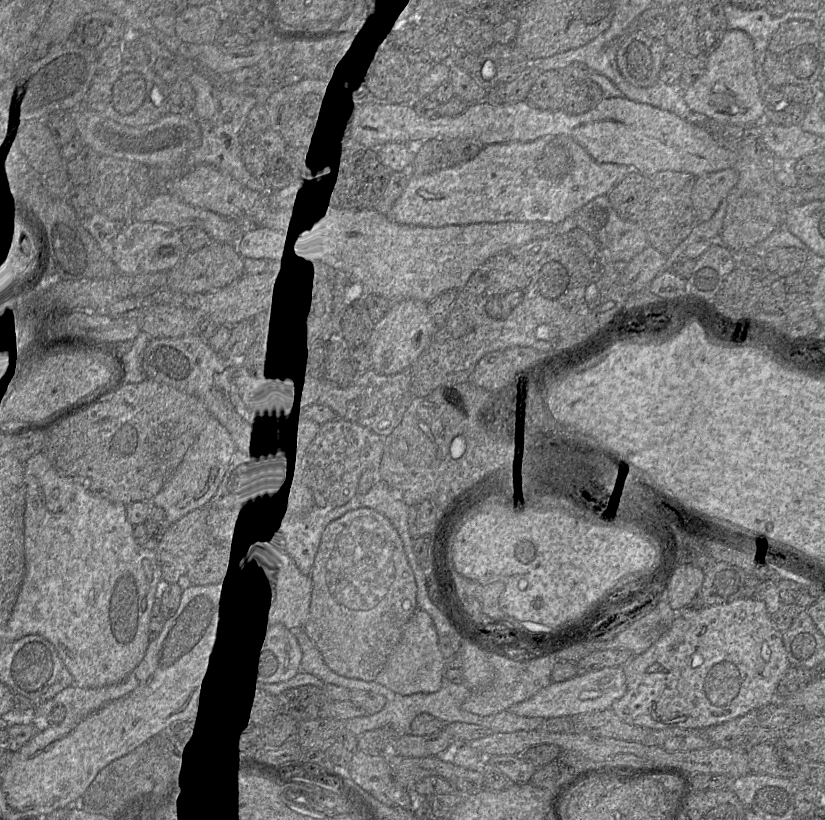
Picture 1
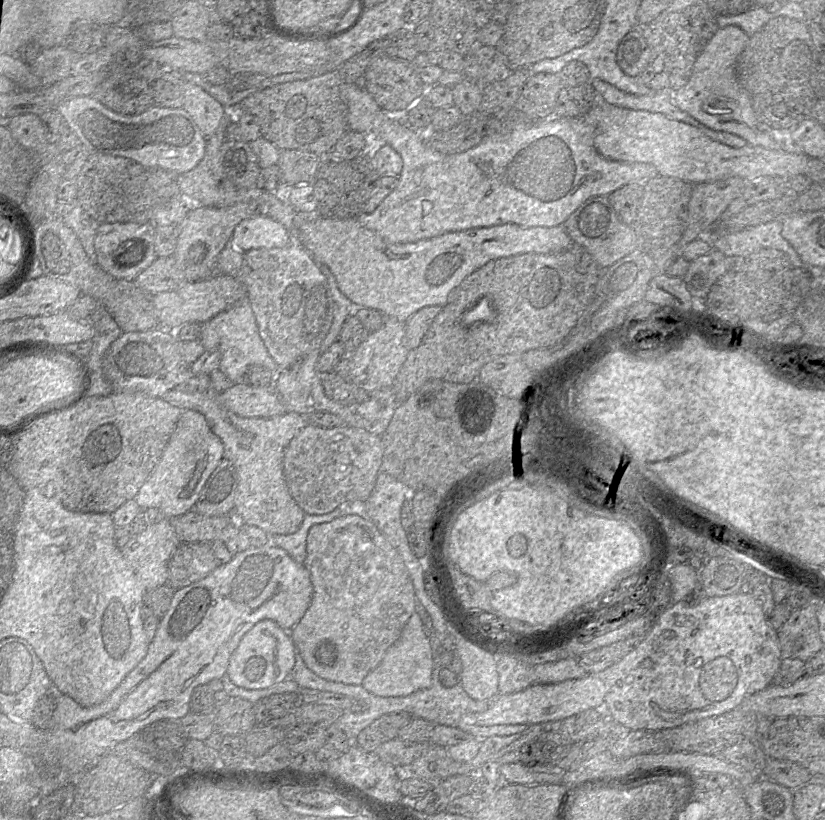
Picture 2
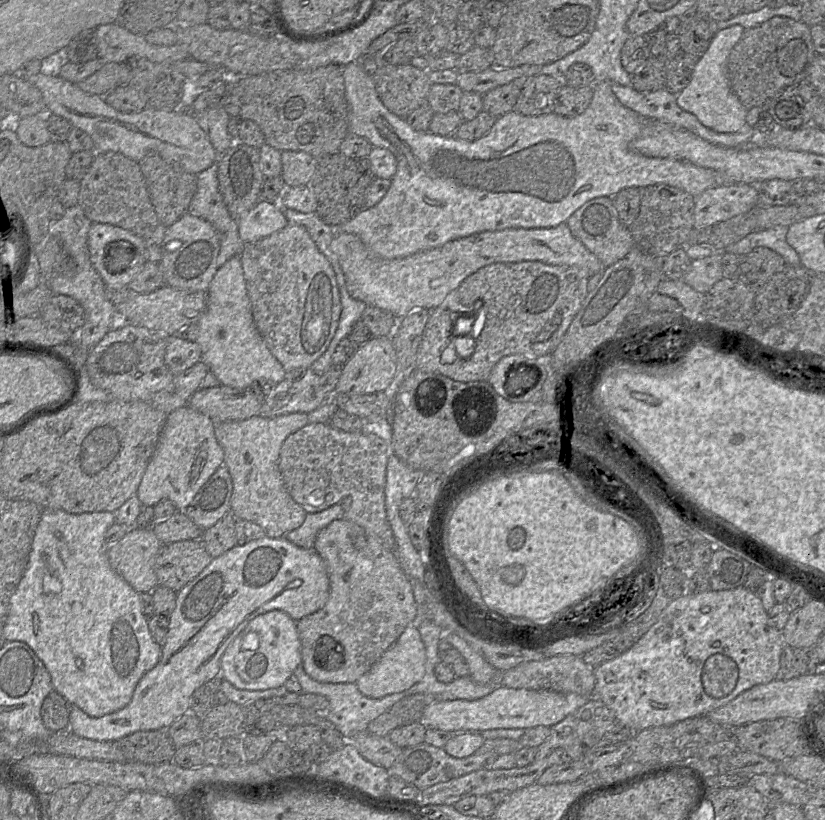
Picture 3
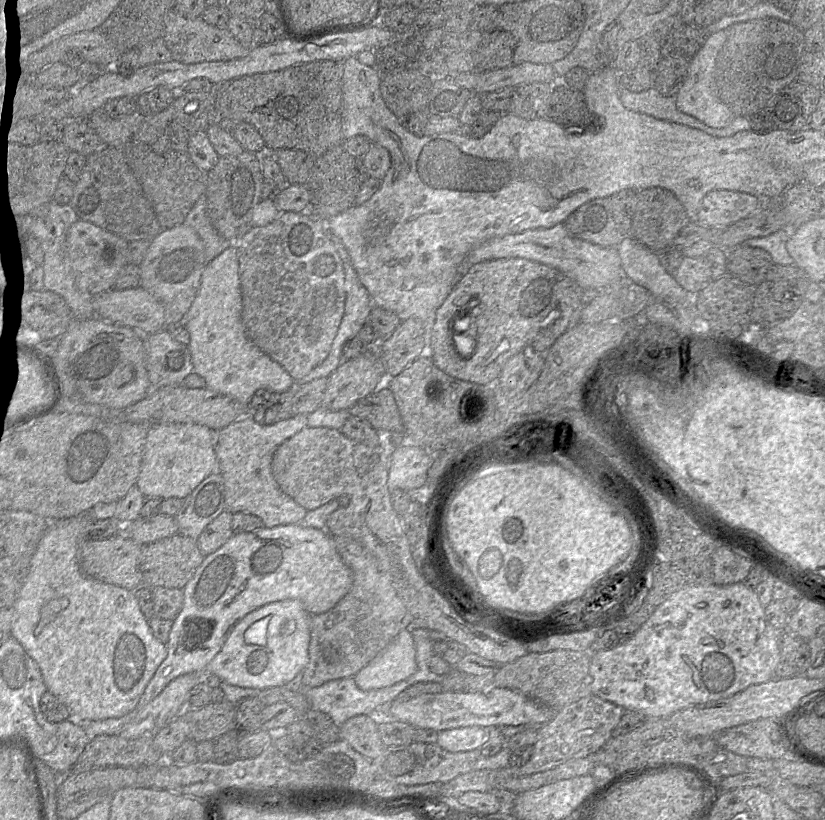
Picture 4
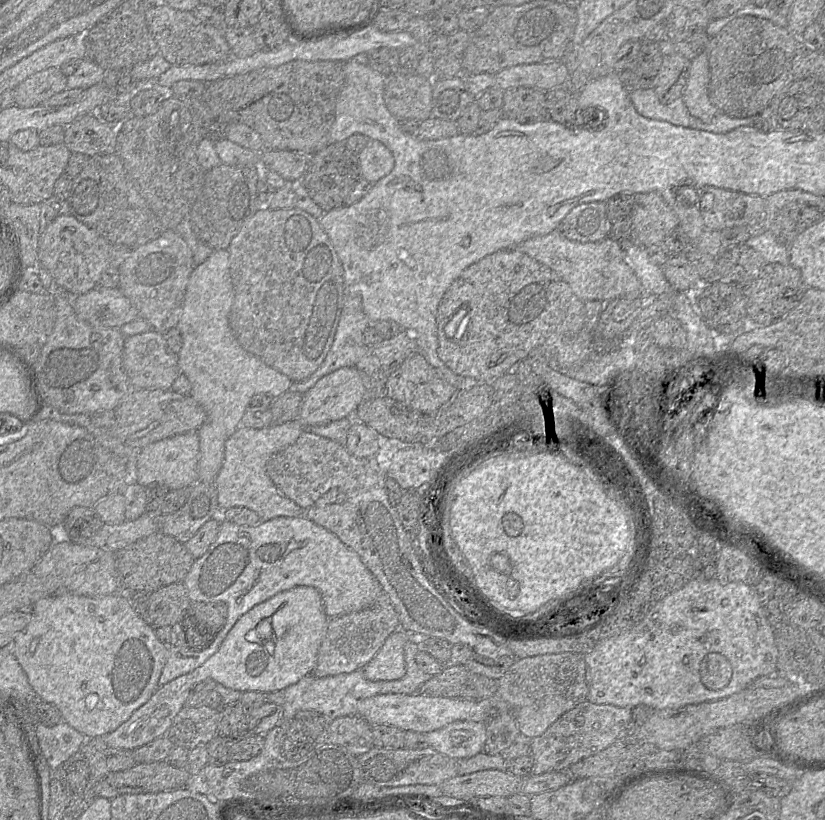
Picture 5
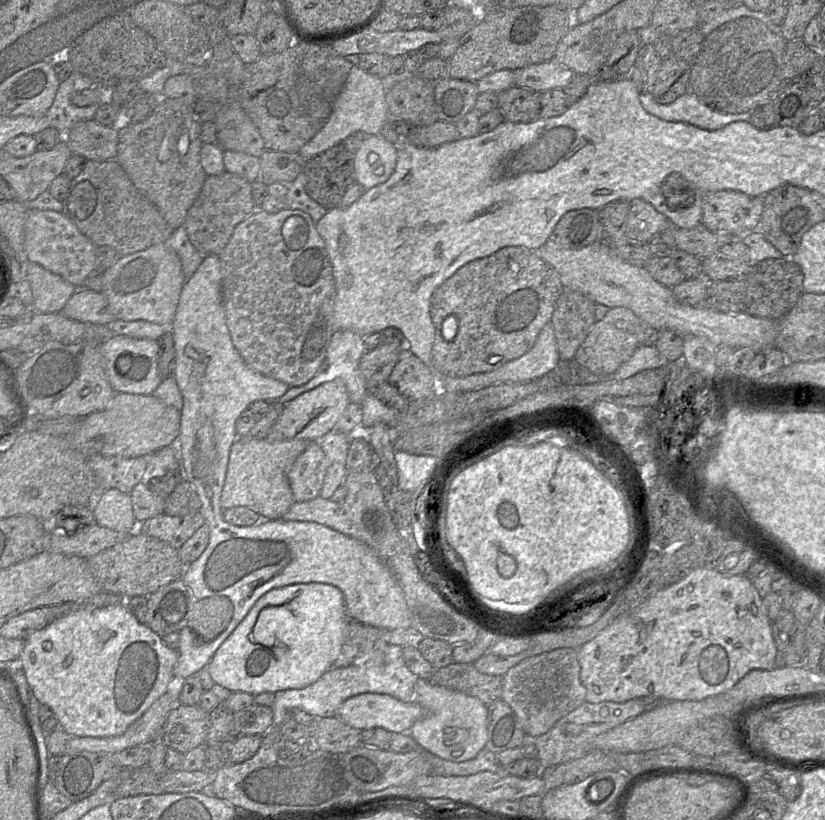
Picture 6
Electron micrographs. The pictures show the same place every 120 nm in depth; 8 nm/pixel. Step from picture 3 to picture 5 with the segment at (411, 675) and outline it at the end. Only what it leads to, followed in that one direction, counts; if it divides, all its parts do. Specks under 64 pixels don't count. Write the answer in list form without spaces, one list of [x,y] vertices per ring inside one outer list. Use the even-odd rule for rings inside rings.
[[[398,629],[390,634],[380,650],[365,665],[363,675],[370,681],[398,680],[406,673],[404,645],[406,632]]]

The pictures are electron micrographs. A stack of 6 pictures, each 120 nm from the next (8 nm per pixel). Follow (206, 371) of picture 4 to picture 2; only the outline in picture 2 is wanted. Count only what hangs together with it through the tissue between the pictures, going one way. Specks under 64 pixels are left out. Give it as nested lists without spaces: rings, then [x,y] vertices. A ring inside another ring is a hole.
[[[243,298],[230,308],[218,313],[202,324],[199,337],[206,351],[218,351],[221,354],[219,369],[235,383],[245,381],[250,365],[264,366],[277,373],[280,368],[270,356],[260,337],[255,315],[248,298]]]

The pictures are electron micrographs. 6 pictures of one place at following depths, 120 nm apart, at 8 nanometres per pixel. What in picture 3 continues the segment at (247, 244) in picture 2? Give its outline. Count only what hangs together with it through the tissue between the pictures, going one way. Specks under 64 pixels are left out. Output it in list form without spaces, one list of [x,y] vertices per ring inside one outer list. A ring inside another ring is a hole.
[[[259,199],[237,222],[239,237],[243,244],[269,236],[288,224],[280,203],[264,199]]]

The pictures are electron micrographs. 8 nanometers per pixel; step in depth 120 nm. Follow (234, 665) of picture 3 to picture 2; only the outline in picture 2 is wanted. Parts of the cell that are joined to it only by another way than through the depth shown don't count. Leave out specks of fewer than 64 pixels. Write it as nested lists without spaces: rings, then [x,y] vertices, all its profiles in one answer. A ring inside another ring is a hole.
[[[258,621],[241,639],[229,659],[227,675],[231,681],[246,689],[263,689],[284,681],[291,676],[295,665],[296,647],[289,631],[276,622]]]

